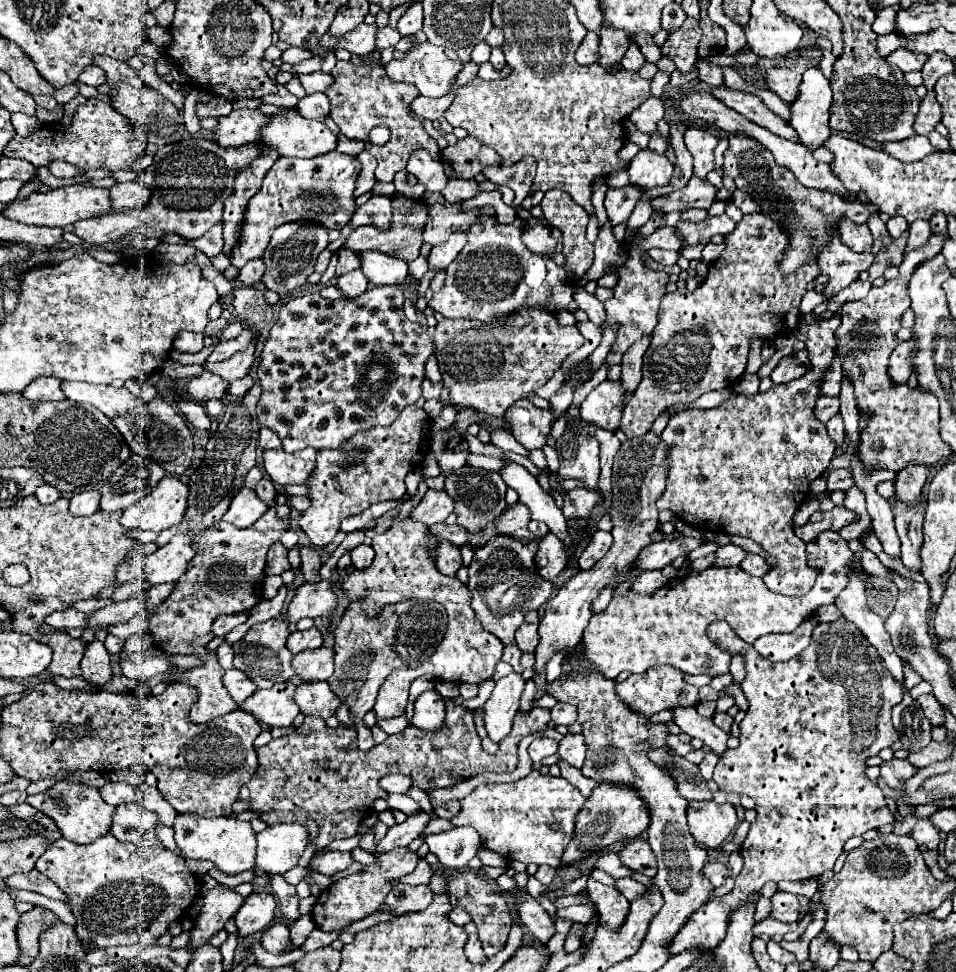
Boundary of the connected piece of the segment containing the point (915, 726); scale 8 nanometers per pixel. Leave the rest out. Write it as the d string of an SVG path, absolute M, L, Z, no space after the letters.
M904 690L904 700L892 710L892 722L896 732L900 734L904 750L916 752L930 744L932 726L924 712L920 710L920 704L910 698L908 690Z

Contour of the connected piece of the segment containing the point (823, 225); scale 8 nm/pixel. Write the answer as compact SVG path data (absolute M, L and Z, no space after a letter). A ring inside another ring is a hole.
M730 134L728 136L728 150L724 152L724 174L730 174L740 190L746 190L754 196L754 200L762 206L762 212L774 218L790 236L790 248L784 252L784 262L780 270L784 274L796 272L808 258L816 258L820 248L824 246L828 234L838 230L838 222L842 216L850 218L856 224L866 224L870 214L878 214L874 204L860 204L860 202L844 202L840 196L820 190L810 190L796 182L796 176L784 168L776 166L776 160L764 146L752 142L752 138L744 138L744 134Z

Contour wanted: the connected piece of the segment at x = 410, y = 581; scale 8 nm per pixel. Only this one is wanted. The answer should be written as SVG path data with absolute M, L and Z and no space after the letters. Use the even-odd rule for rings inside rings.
M406 516L404 520L392 524L384 534L374 536L372 548L376 550L376 558L372 566L362 572L352 570L344 578L342 590L350 596L350 600L356 600L360 594L364 594L364 608L370 616L380 612L386 604L396 604L406 598L428 598L444 604L448 612L446 634L430 660L420 664L418 670L392 670L392 674L384 680L374 706L378 718L402 716L406 712L410 684L422 674L432 674L438 680L456 684L482 684L484 680L492 678L494 666L502 658L502 642L480 626L480 620L470 606L470 590L458 578L448 578L436 568L436 556L430 554L427 549L428 545L437 545L437 542L440 540L430 534L430 528L426 524L414 522L410 516Z

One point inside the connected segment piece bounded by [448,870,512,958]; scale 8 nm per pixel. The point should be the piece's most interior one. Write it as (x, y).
(479, 896)

